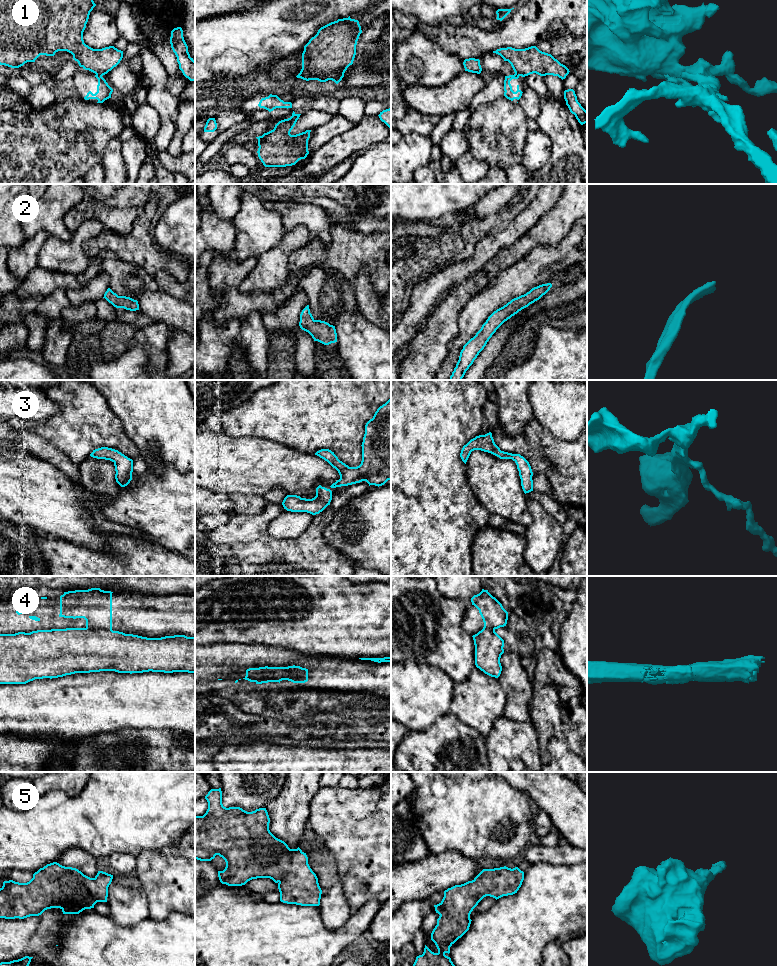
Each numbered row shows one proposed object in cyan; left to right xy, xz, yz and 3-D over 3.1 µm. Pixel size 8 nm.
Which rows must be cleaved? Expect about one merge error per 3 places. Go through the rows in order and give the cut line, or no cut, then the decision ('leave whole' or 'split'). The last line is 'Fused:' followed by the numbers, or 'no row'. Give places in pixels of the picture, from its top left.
1: xy (96, 73), (101, 76) | split
2: no cut | leave whole
3: no cut | leave whole
4: xz (302, 668), (298, 671), (289, 671), (277, 679), (255, 681) | split
5: no cut | leave whole
Fused: 1, 4

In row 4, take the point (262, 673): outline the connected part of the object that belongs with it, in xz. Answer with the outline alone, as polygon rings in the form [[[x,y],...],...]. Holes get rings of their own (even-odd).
[[[288,666],[288,667],[259,667],[249,668],[246,670],[246,676],[243,678],[250,682],[256,682],[258,680],[278,680],[284,678],[289,672],[299,672],[302,670],[300,666]]]

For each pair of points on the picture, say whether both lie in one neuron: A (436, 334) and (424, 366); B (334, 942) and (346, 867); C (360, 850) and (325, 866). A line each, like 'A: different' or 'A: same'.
A: same
B: different
C: different

